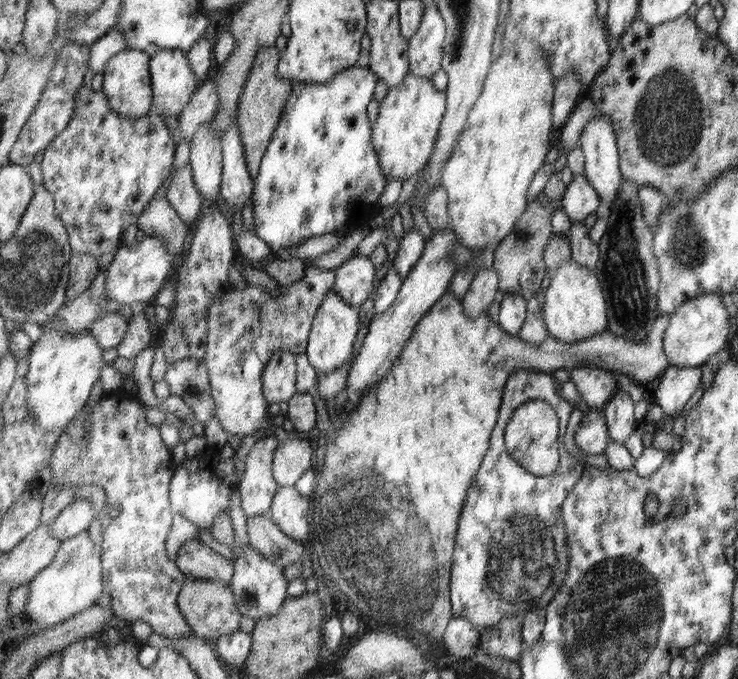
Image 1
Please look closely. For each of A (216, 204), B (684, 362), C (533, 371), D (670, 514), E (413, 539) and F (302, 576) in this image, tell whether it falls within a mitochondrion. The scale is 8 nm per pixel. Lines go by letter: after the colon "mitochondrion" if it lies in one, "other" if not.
A: other
B: other
C: other
D: other
E: mitochondrion
F: other

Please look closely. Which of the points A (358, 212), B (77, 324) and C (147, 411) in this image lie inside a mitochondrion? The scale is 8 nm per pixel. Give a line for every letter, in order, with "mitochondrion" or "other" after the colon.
A: other
B: other
C: other

